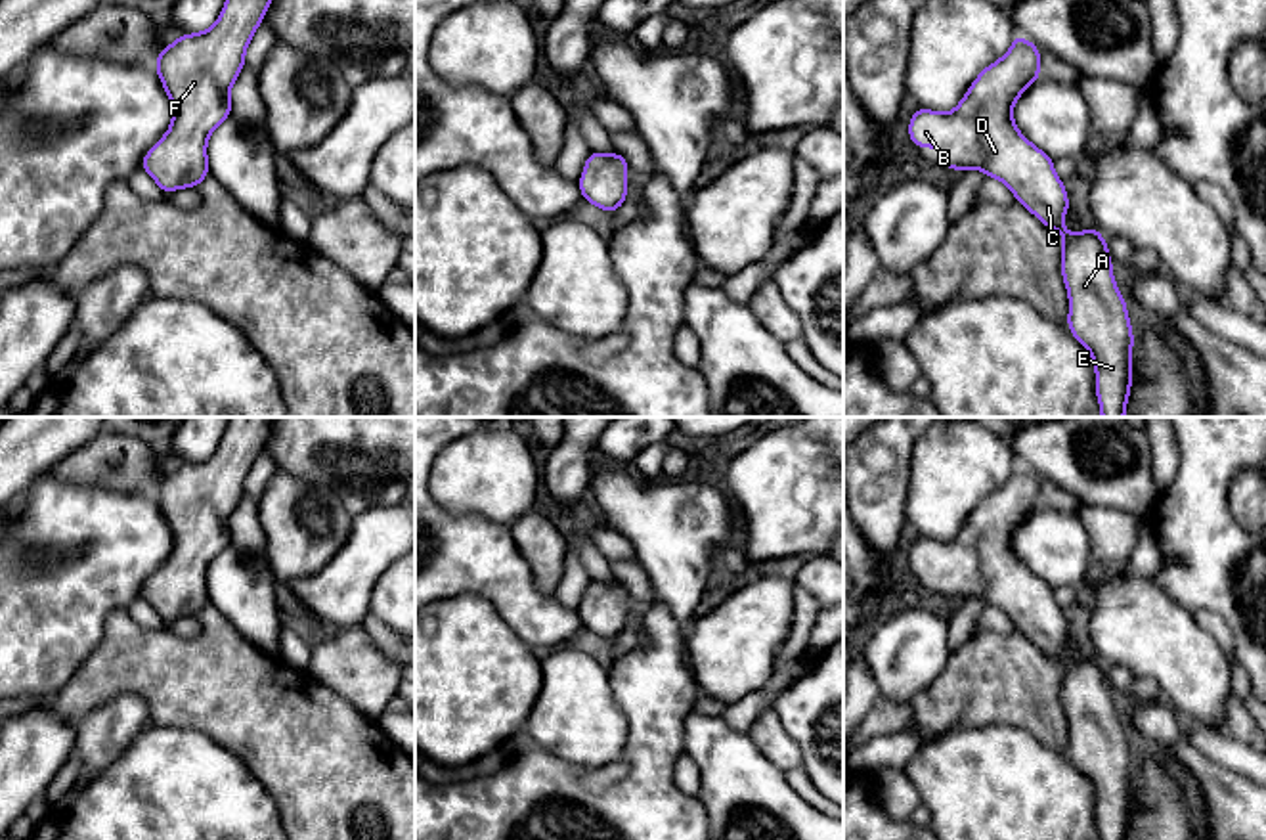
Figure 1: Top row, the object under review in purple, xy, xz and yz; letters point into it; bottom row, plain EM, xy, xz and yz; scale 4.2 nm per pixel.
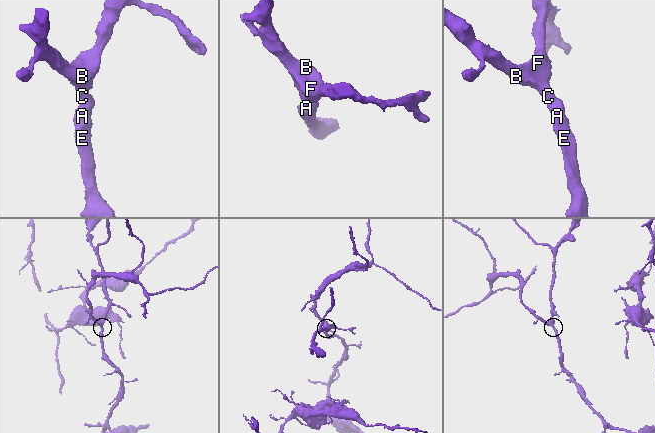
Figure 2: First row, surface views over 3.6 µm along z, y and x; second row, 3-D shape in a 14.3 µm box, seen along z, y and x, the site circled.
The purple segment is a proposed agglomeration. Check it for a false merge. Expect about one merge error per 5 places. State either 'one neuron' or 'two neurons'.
one neuron

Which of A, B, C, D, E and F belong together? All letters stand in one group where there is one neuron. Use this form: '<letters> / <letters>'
A B C D E F

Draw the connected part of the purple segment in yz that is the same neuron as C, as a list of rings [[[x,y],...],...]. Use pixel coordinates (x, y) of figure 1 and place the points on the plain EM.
[[[1015,465],[1008,482],[983,497],[950,542],[918,536],[910,545],[908,563],[914,576],[939,576],[941,595],[979,597],[985,605],[1006,612],[1015,630],[1029,637],[1044,654],[1063,664],[1061,702],[1069,721],[1067,756],[1088,777],[1096,798],[1096,825],[1102,840],[1124,840],[1132,817],[1132,771],[1134,763],[1124,725],[1115,714],[1113,691],[1107,670],[1096,656],[1071,662],[1063,654],[1063,643],[1071,637],[1063,608],[1056,605],[1054,589],[1035,576],[1014,551],[1015,528],[1040,505],[1040,480],[1023,465]]]

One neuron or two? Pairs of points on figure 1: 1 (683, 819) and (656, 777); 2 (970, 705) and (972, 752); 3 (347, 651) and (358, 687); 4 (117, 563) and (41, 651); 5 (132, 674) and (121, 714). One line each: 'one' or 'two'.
1: one
2: two
3: one
4: one
5: two

